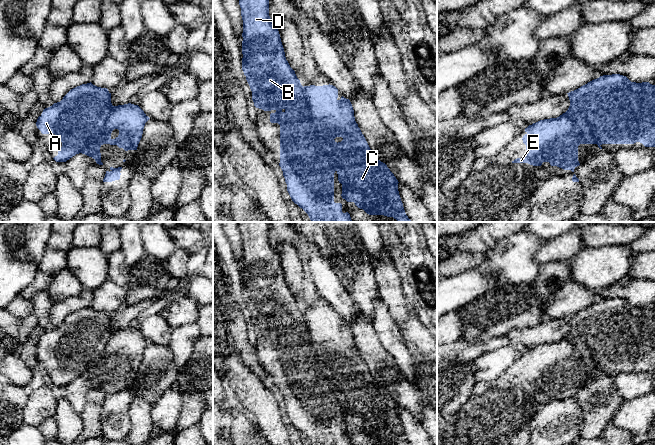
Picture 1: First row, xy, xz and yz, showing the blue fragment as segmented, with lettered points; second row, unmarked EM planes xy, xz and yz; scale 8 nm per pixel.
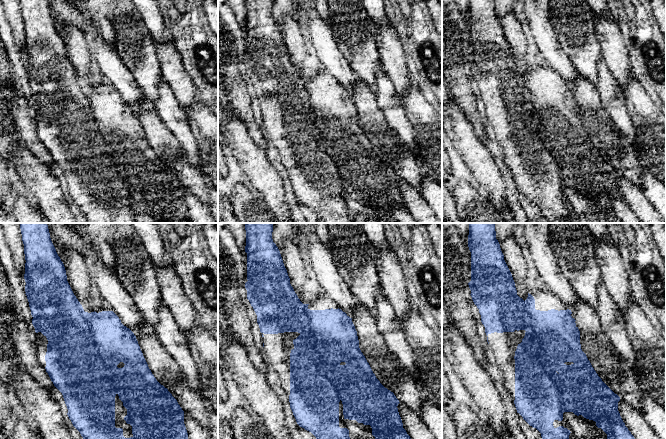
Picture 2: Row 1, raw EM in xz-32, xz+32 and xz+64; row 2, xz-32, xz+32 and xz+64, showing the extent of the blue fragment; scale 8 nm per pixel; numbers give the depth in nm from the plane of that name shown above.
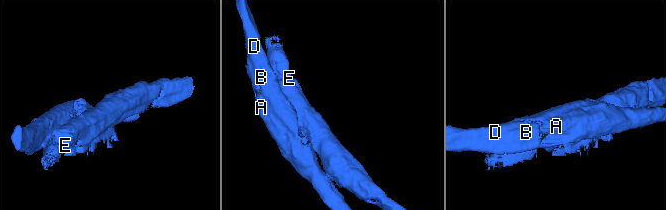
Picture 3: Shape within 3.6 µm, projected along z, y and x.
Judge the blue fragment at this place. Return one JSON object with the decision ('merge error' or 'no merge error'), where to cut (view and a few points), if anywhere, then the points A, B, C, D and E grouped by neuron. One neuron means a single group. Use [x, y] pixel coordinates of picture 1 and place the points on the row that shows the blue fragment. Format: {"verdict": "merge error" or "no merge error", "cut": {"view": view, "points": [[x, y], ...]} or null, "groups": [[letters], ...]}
{"verdict": "merge error", "cut": {"view": "xz", "points": [[302, 87], [309, 119], [330, 146], [336, 170]]}, "groups": [["A", "B", "D"], ["C", "E"]]}

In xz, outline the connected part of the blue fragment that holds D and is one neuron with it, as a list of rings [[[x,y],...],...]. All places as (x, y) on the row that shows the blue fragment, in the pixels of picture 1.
[[[239,0],[243,20],[242,70],[252,91],[256,108],[270,114],[270,122],[280,125],[280,163],[292,201],[302,208],[312,222],[352,222],[348,212],[342,212],[342,204],[334,202],[335,159],[331,146],[318,135],[310,120],[310,105],[303,98],[303,86],[285,57],[280,34],[269,16],[269,0]]]

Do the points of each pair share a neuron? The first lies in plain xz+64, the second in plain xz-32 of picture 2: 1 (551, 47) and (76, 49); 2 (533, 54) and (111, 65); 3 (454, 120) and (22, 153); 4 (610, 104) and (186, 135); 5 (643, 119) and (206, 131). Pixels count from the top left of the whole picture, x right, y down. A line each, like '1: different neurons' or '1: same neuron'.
1: different neurons
2: same neuron
3: same neuron
4: same neuron
5: same neuron

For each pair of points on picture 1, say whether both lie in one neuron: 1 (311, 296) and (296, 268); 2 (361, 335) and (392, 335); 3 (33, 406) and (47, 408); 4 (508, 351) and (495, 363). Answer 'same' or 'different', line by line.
1: different
2: different
3: same
4: same

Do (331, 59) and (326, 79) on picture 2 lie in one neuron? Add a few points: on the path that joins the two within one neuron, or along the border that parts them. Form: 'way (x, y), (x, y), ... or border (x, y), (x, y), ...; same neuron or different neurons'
border (325, 70), (339, 83); different neurons

